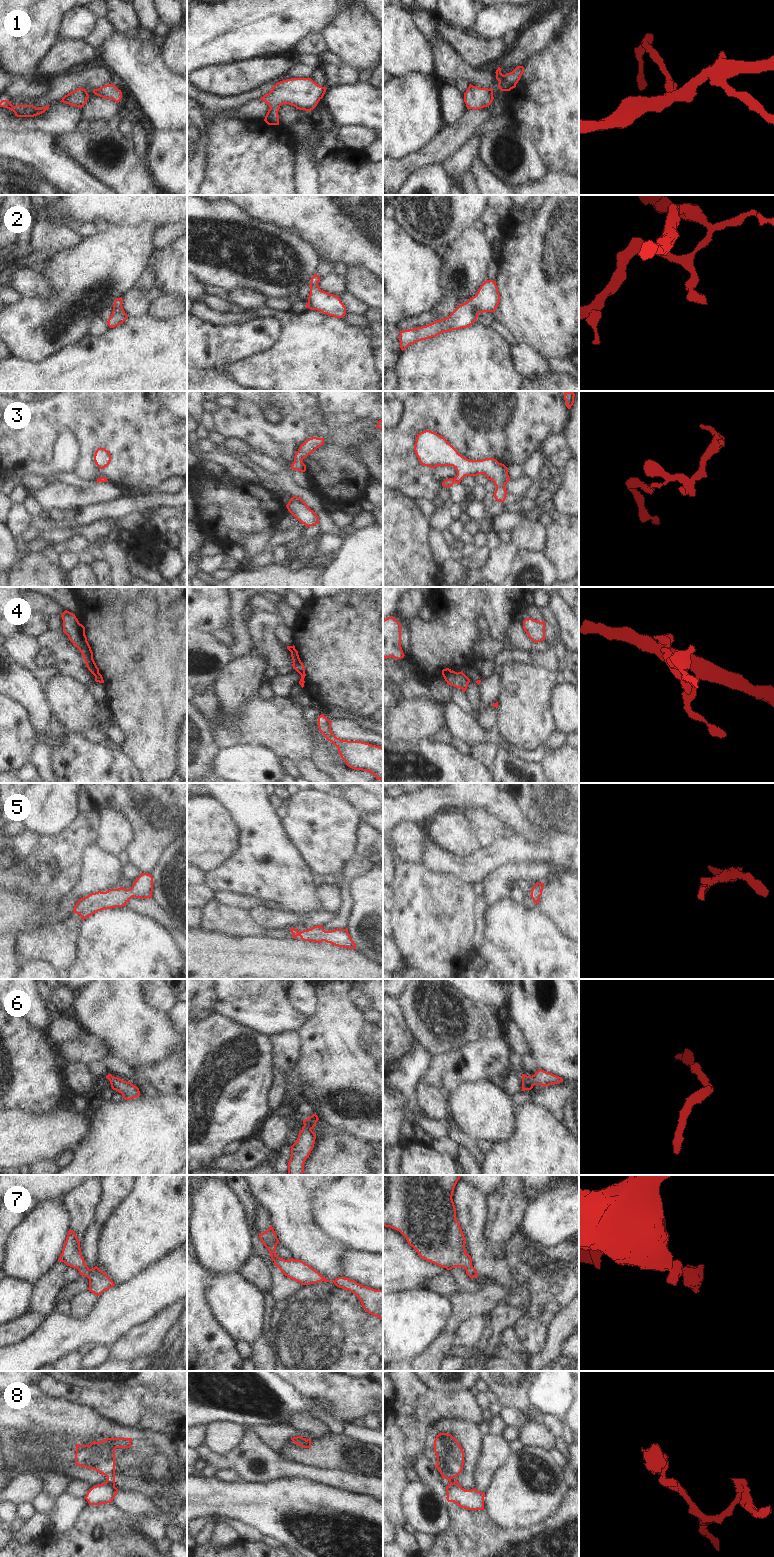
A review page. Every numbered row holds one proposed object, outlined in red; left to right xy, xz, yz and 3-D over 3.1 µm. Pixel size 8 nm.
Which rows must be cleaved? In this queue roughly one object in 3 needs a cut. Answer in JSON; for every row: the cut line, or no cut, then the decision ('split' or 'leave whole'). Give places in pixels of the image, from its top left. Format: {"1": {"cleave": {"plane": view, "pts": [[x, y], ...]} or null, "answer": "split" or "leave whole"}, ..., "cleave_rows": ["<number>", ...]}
{"1": {"cleave": null, "answer": "leave whole"}, "2": {"cleave": null, "answer": "leave whole"}, "3": {"cleave": null, "answer": "leave whole"}, "4": {"cleave": {"plane": "xy", "pts": [[99, 673], [95, 676]]}, "answer": "split"}, "5": {"cleave": null, "answer": "leave whole"}, "6": {"cleave": null, "answer": "leave whole"}, "7": {"cleave": null, "answer": "leave whole"}, "8": {"cleave": {"plane": "xy", "pts": [[103, 1483], [109, 1483], [114, 1486]]}, "answer": "split"}, "cleave_rows": ["4", "8"]}

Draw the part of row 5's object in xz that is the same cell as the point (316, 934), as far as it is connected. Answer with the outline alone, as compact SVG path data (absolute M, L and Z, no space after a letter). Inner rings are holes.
M319 925L301 932L295 928L291 928L290 931L293 934L294 939L296 939L299 935L303 941L311 941L316 943L325 941L338 947L356 949L356 944L348 933L348 929L334 929L331 931L325 931L323 927Z

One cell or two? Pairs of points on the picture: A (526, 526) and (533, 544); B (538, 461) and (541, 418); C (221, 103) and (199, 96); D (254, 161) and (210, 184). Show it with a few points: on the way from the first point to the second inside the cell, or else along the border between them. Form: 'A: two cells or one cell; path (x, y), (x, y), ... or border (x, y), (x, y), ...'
A: one cell; path (526, 530), (526, 533), (533, 540)
B: two cells; border (539, 449), (534, 451), (522, 466)
C: one cell; path (216, 103), (210, 103), (204, 99)
D: one cell; path (243, 172), (231, 184), (221, 184)

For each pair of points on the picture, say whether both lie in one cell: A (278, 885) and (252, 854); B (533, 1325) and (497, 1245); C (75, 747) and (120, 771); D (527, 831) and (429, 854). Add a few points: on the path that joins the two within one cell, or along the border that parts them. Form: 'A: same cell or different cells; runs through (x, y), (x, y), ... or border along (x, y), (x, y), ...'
A: same cell; runs through (271, 877), (256, 862)
B: different cells; border along (513, 1235), (504, 1245), (504, 1257)
C: same cell; runs through (86, 758), (95, 767), (109, 767)
D: different cells; border along (508, 832), (517, 834), (531, 844), (536, 845)

